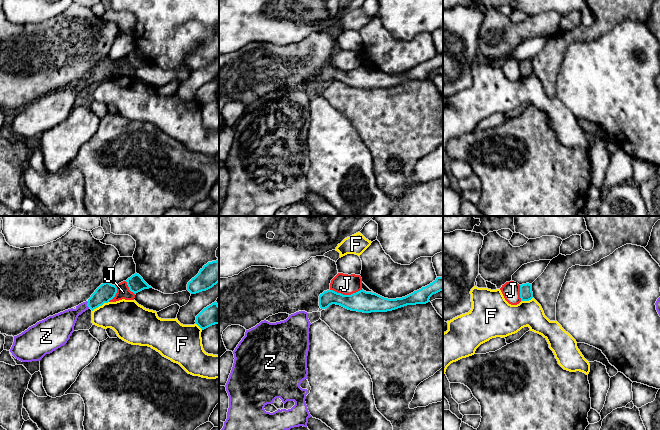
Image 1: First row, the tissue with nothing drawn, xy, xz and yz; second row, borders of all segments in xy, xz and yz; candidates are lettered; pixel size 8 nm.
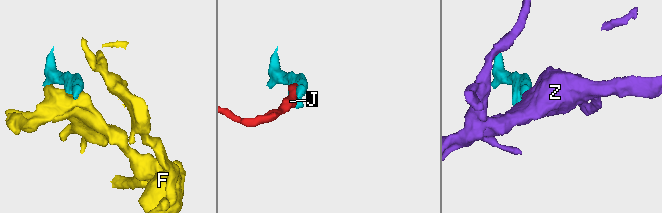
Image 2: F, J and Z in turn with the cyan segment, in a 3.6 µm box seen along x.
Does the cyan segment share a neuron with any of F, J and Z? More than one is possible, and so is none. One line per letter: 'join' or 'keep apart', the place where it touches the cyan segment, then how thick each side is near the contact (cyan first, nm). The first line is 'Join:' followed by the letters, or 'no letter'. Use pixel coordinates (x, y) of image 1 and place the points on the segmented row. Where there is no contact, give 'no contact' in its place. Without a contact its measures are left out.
Join: Z
F: keep apart; meets cyan in xy at (100, 305); 150 nm thick on the cyan side, 300 nm on the other
J: keep apart; meets cyan in xz at (346, 295); 170 nm thick on the cyan side, 160 nm on the other
Z: join; meets cyan in xy at (87, 304); 150 nm thick on the cyan side, 180 nm on the other

